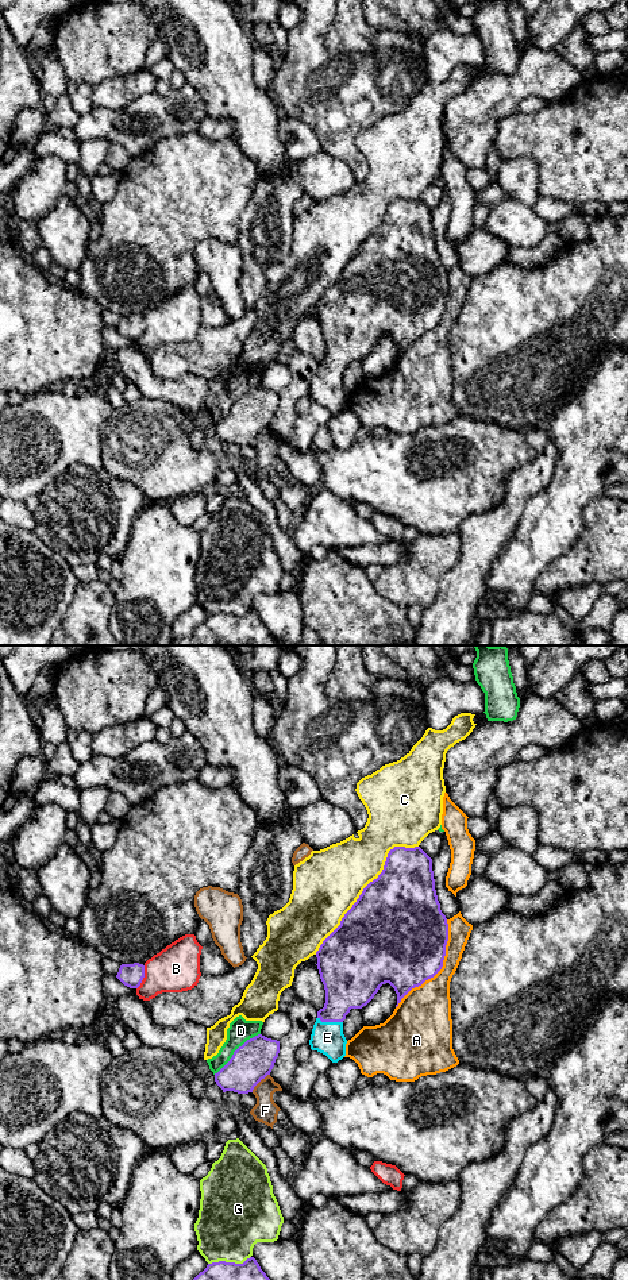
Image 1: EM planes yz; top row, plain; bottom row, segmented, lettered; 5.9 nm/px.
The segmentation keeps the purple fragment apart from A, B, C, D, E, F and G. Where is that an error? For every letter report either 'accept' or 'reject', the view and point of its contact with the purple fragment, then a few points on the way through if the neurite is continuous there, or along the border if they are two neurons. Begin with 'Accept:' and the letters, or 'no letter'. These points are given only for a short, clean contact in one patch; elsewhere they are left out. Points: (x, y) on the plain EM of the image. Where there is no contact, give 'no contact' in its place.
Accept: E
A: reject | yz (440, 320)
B: reject | yz (143, 328)
C: reject | yz (365, 239)
D: reject | yz (235, 403)
E: accept | yz (330, 373) | across yz (349, 336), (330, 373), (327, 389)
F: reject | yz (259, 432)
G: reject | yz (228, 615)

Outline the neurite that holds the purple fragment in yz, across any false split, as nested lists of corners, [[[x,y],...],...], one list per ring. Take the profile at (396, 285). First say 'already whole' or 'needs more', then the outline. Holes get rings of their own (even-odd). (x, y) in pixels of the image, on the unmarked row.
needs more; [[[394,198],[382,224],[363,240],[340,277],[316,304],[325,355],[317,363],[311,401],[325,406],[332,415],[342,412],[347,396],[343,373],[350,362],[366,358],[385,335],[394,340],[397,359],[412,340],[442,321],[447,293],[448,275],[438,252],[432,211],[420,198]]]

